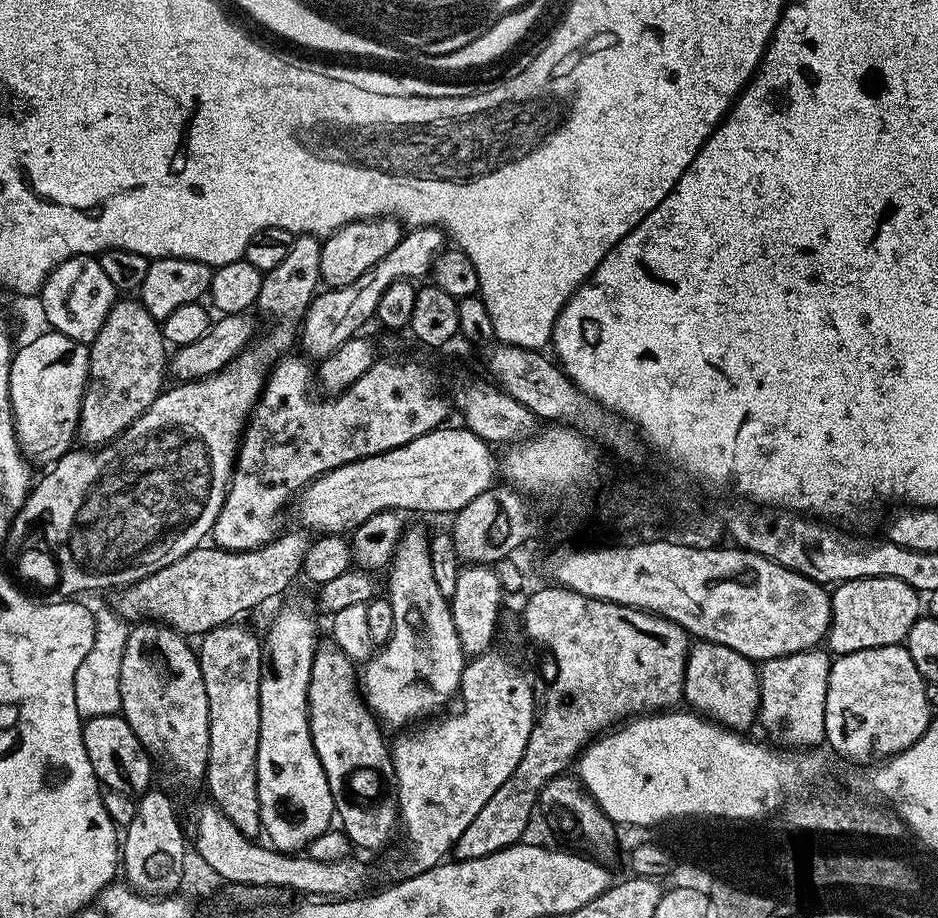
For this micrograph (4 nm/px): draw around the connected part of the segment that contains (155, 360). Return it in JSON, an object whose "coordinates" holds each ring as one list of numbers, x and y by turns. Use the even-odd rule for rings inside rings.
{"coordinates":[[117,299,110,314,106,314,106,322,102,322,102,330,98,330,98,338,92,340,88,349,88,385,82,398,79,439,84,439,88,446,103,446,121,436,160,397,166,384,164,372,166,376,169,364,170,352,166,347,161,321,155,320,139,299]]}

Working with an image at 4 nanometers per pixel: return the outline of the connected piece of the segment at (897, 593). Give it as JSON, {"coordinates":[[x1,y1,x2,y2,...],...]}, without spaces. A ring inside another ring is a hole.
{"coordinates":[[858,578,845,580,831,589,832,617,826,648,836,656,854,654,878,646,904,644,910,626,922,615,922,596,898,578]]}

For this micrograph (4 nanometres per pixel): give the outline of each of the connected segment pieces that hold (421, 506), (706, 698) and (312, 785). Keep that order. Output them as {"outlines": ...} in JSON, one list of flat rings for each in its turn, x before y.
{"outlines":[[[441,426,382,454,350,462,326,474,319,476,301,490,294,500,296,516,301,529,312,534,348,534,358,527,366,518,379,512,399,510,408,512,448,512,454,514,462,510,468,502,474,502,487,488,493,487,495,476,498,476,498,460,492,457,493,449,480,436,475,436,469,428]],[[696,640,688,650,683,703,691,711,715,720,724,728,747,733,747,728,757,723,760,714,760,673,757,665,738,654,738,650,730,650,730,646]],[[288,604,272,620,268,633,263,633,260,649,260,685,258,686,258,706,260,725,258,726,258,758,256,759,256,785,258,786,258,806,260,826,267,843,277,852,300,854,307,849,318,834,333,827,336,807,330,794,330,782,326,782,326,770,314,750,312,731,308,721,308,691,310,690,310,670,314,666,314,654,318,647,316,640,316,620,304,608]]]}

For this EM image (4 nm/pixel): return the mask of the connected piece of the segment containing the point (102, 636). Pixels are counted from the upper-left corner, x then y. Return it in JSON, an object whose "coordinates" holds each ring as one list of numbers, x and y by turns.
{"coordinates":[[95,607,94,645,78,666,74,678,74,702,77,703,78,714,82,720,90,717,115,716,121,708,121,668,122,654,125,653,126,642,131,632,129,623,112,607]]}

